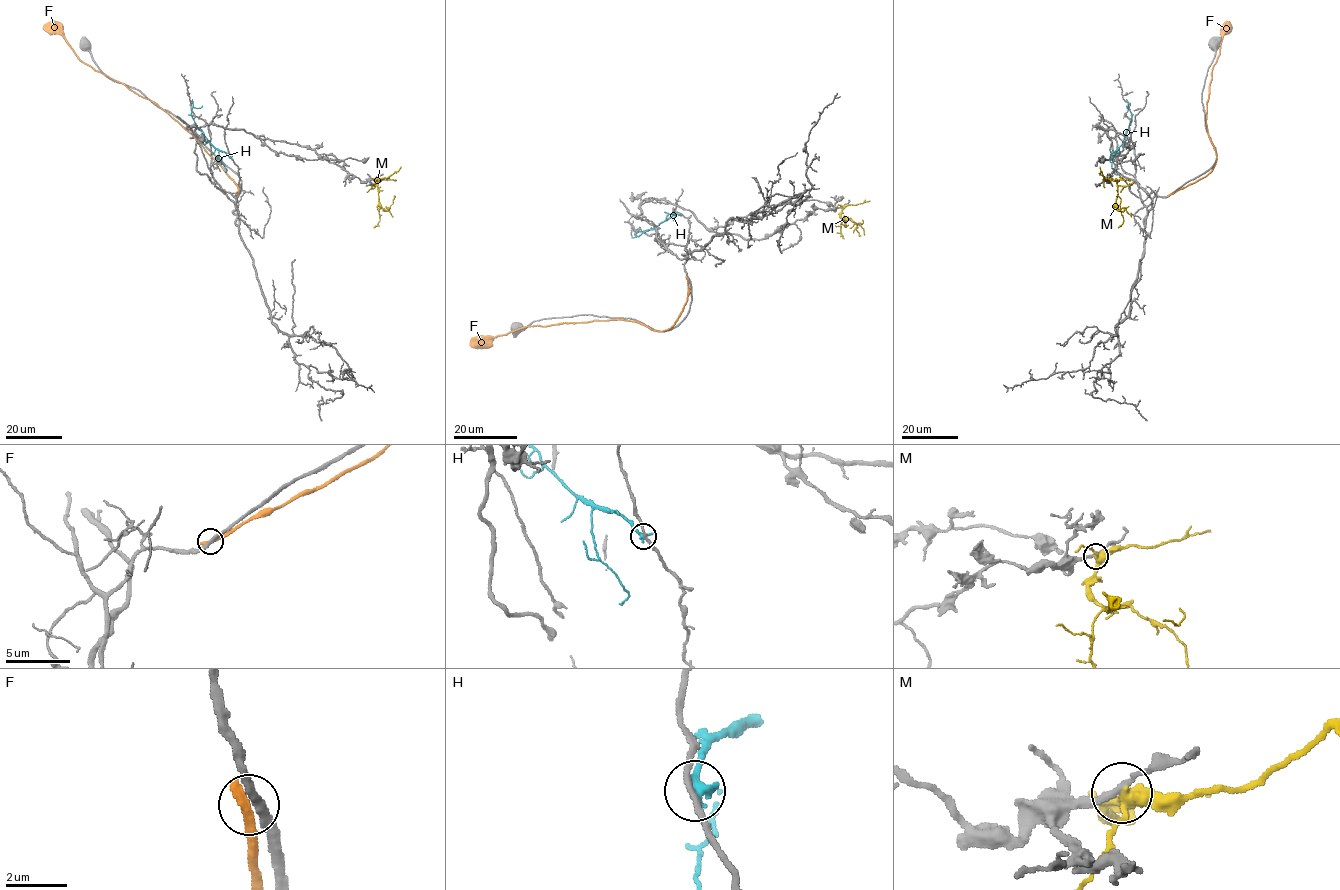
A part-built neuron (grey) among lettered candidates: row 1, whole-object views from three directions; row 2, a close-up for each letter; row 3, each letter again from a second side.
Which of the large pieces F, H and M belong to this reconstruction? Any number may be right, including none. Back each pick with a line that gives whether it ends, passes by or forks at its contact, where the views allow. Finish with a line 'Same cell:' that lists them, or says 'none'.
Same cell: none

